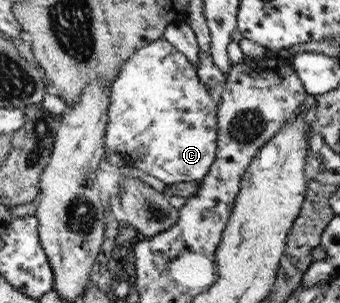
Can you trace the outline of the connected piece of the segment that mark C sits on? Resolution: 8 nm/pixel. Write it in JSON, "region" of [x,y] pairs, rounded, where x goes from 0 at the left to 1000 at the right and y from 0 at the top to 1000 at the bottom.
{"region":[[[459,129],[447,139],[424,142],[415,155],[406,155],[359,215],[356,231],[329,267],[324,281],[324,353],[318,353],[318,406],[312,406],[312,446],[306,446],[309,488],[329,488],[341,502],[353,502],[368,535],[382,535],[394,554],[418,561],[424,574],[441,574],[456,581],[465,594],[476,594],[488,611],[512,607],[518,601],[559,601],[562,594],[588,597],[618,551],[635,528],[635,498],[641,495],[641,419],[638,419],[638,370],[641,356],[635,337],[624,333],[618,307],[606,281],[585,264],[576,221],[559,211],[553,191],[535,178],[526,165],[512,158],[488,129]]]}

